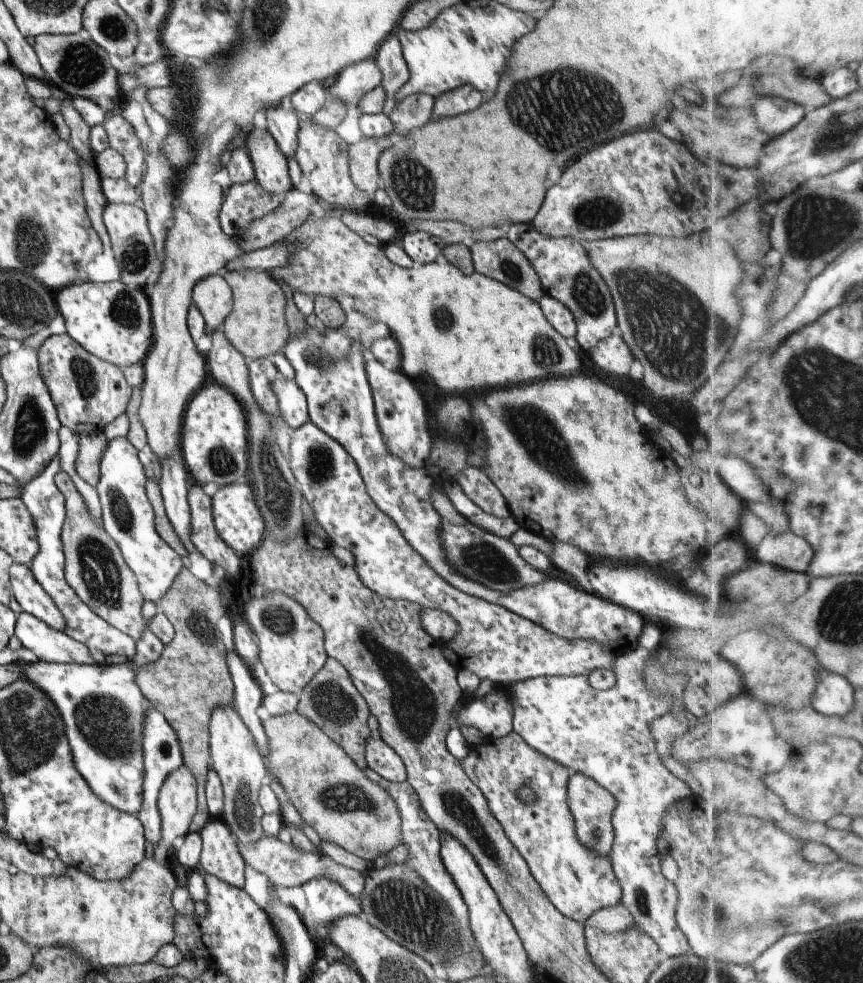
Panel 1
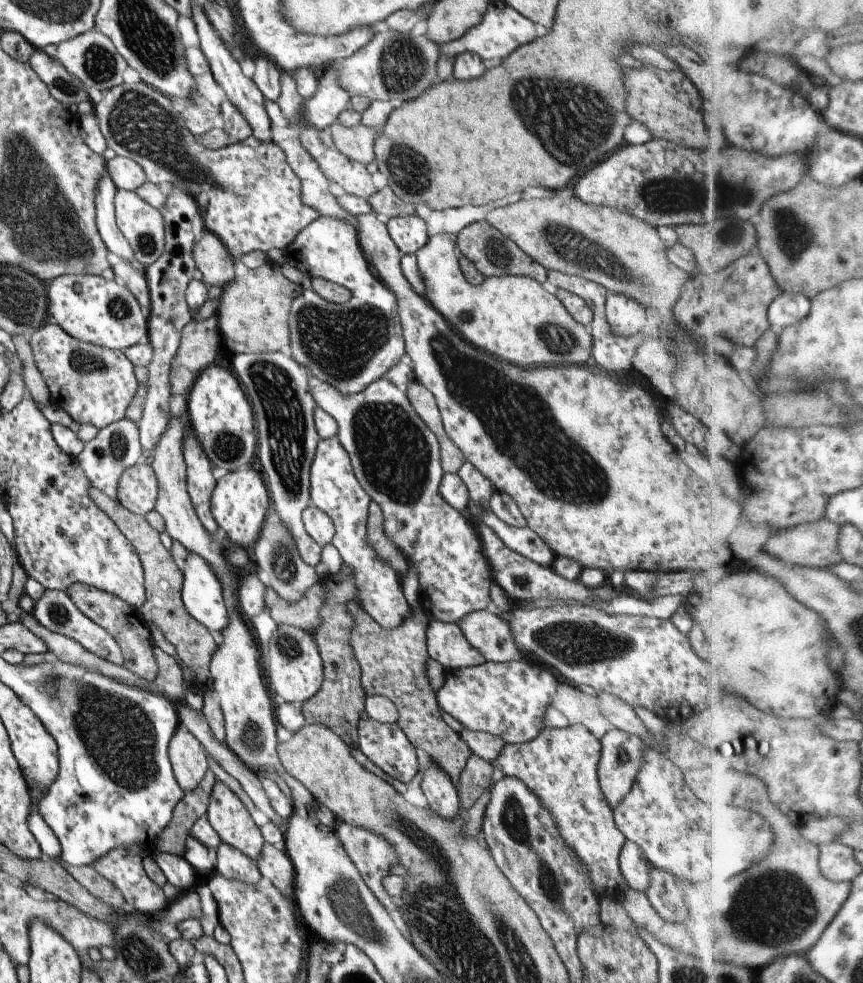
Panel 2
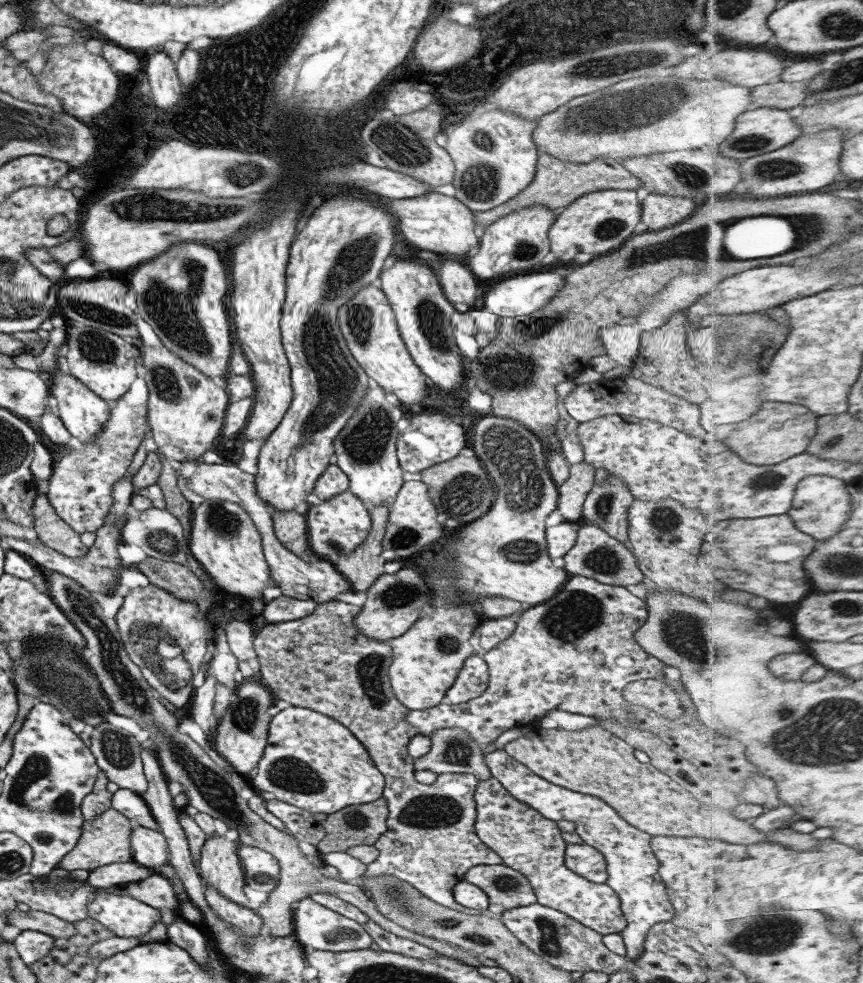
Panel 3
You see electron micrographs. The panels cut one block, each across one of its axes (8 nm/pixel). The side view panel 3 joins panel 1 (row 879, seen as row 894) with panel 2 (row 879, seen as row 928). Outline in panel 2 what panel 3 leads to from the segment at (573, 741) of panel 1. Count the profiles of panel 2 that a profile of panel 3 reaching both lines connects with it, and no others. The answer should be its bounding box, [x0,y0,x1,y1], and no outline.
[619,840,653,892]

